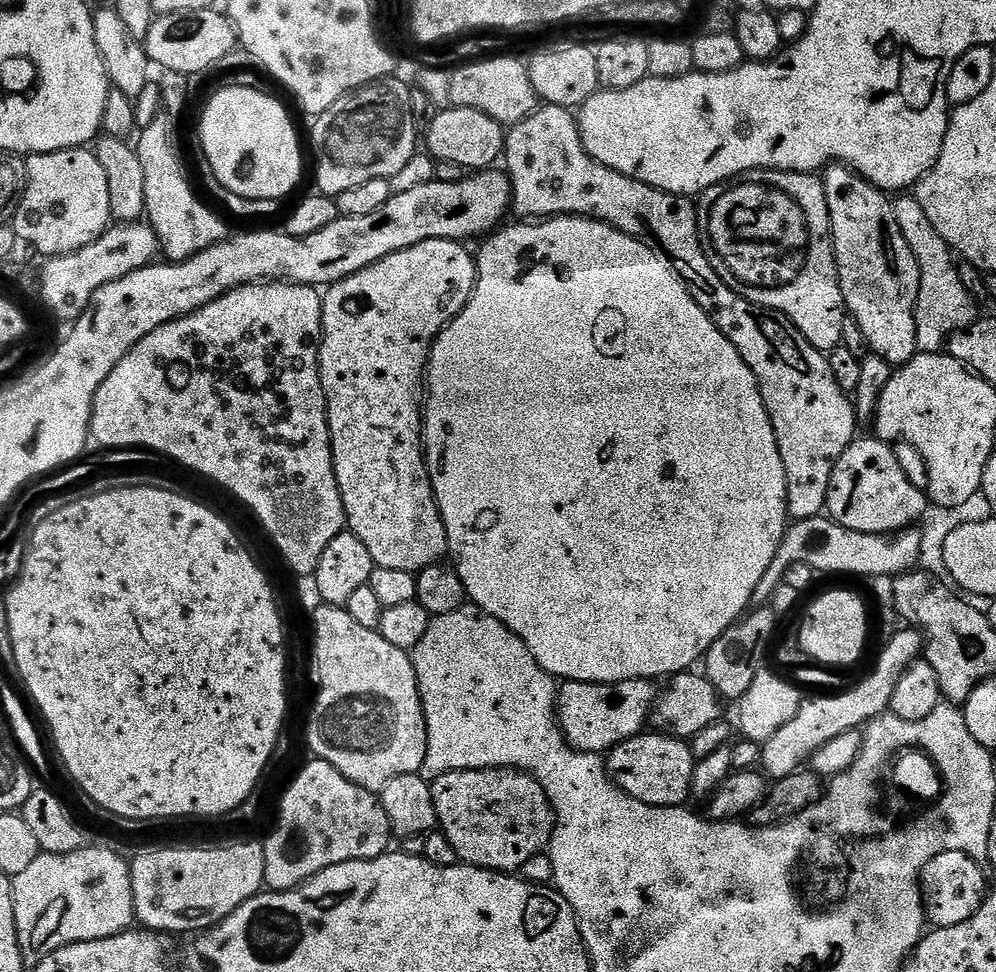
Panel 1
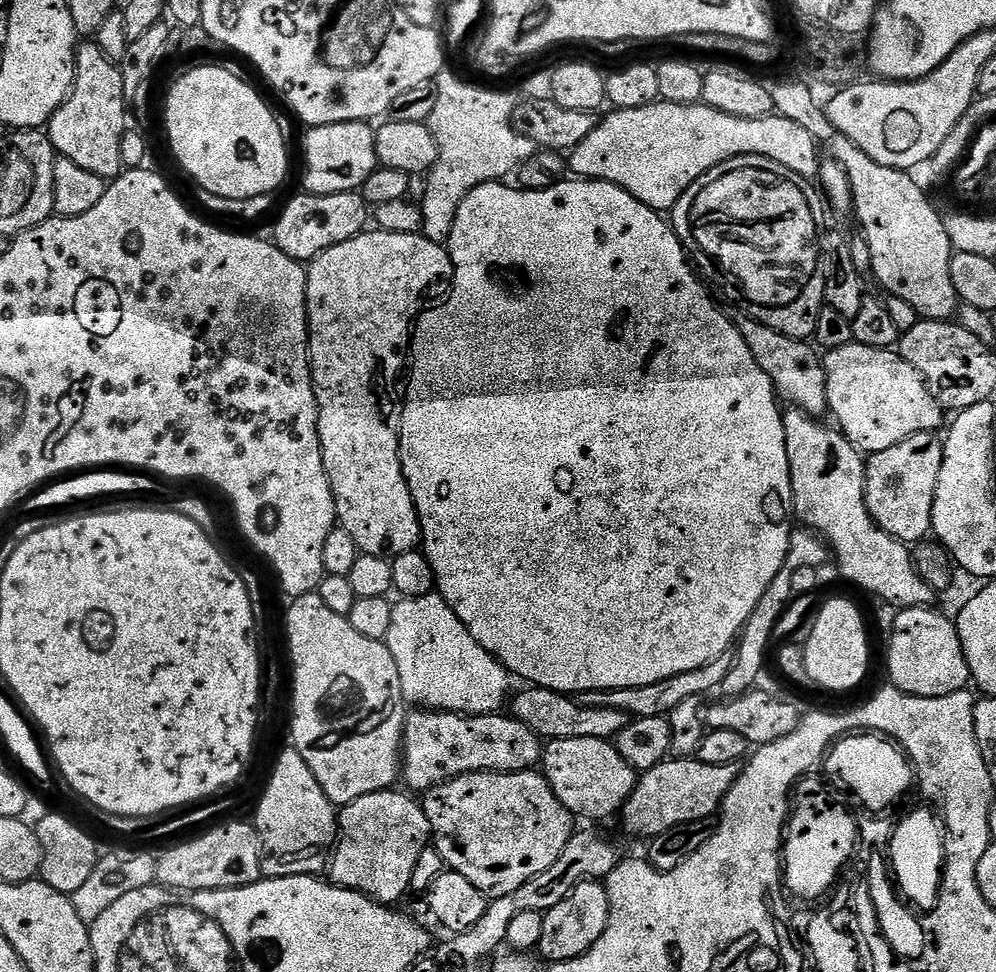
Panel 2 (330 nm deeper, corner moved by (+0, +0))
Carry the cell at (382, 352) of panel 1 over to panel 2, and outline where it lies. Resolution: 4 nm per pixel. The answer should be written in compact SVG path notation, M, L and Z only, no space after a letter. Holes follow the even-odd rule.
M365 230L360 235L350 238L350 242L330 246L330 250L326 250L307 265L306 271L308 273L308 358L312 361L312 389L316 392L316 405L320 411L316 429L320 435L322 462L334 494L336 518L339 527L345 528L352 535L363 555L395 558L413 551L421 543L421 539L420 519L416 513L410 490L406 486L404 467L400 465L402 396L399 391L395 392L396 372L392 369L392 364L398 363L400 355L403 352L405 355L409 351L412 342L412 329L422 309L429 303L427 300L431 296L441 295L440 297L443 297L451 289L452 276L456 271L445 245L430 242L430 238L426 238L420 232L392 233L381 230Z

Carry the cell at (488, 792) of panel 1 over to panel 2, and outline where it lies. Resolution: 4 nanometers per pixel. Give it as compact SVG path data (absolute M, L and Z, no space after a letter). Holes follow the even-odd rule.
M536 770L527 772L468 772L465 776L448 780L445 784L434 785L429 792L423 793L422 803L426 818L432 827L434 847L438 850L438 854L442 854L445 865L451 871L462 874L462 878L466 878L472 885L478 886L478 890L482 890L482 894L492 900L502 898L506 894L514 894L514 890L518 890L518 886L526 886L526 882L530 882L530 878L538 878L538 874L542 874L542 870L550 870L550 866L554 866L554 862L558 862L562 850L566 850L566 842L570 842L574 831L572 813L566 810L566 806L562 806L562 802L558 802L554 790L548 785L548 780Z

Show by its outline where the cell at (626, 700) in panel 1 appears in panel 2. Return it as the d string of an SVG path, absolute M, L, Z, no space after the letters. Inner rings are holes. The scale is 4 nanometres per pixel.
M412 710L404 721L402 780L416 794L429 792L434 785L468 772L527 772L541 760L541 737L511 714L466 716L459 712Z

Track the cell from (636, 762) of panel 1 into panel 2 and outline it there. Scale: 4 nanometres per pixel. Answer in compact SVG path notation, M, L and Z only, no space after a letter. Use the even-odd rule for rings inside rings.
M566 738L550 740L542 748L542 775L554 790L558 802L573 817L604 820L623 809L634 790L638 774L618 754L615 743L598 738Z

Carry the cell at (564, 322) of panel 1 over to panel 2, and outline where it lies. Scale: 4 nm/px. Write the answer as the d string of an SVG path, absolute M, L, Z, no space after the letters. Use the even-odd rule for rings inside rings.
M565 178L554 186L535 190L525 190L519 186L507 188L506 185L504 182L483 184L462 198L462 206L458 206L458 218L454 218L454 230L450 230L446 245L456 271L452 276L452 287L446 299L440 302L445 304L421 311L412 329L412 377L408 380L408 393L403 393L400 409L400 465L404 467L406 486L420 519L422 551L434 570L435 591L448 603L450 610L458 614L462 626L470 630L474 642L478 642L482 650L489 652L513 677L521 676L528 680L524 682L537 688L549 688L565 694L608 692L611 688L646 686L686 674L690 670L698 670L698 666L714 662L714 658L737 643L758 602L762 602L766 586L774 582L774 574L778 574L790 550L790 538L794 531L790 458L786 454L784 412L776 388L770 382L766 370L754 362L754 354L750 354L750 346L746 346L746 338L742 338L734 320L732 324L731 318L720 312L719 306L704 293L705 285L698 279L683 242L676 237L676 231L661 213L638 202L634 194L601 180ZM516 275L520 277L516 280L516 288L512 288L512 276Z

